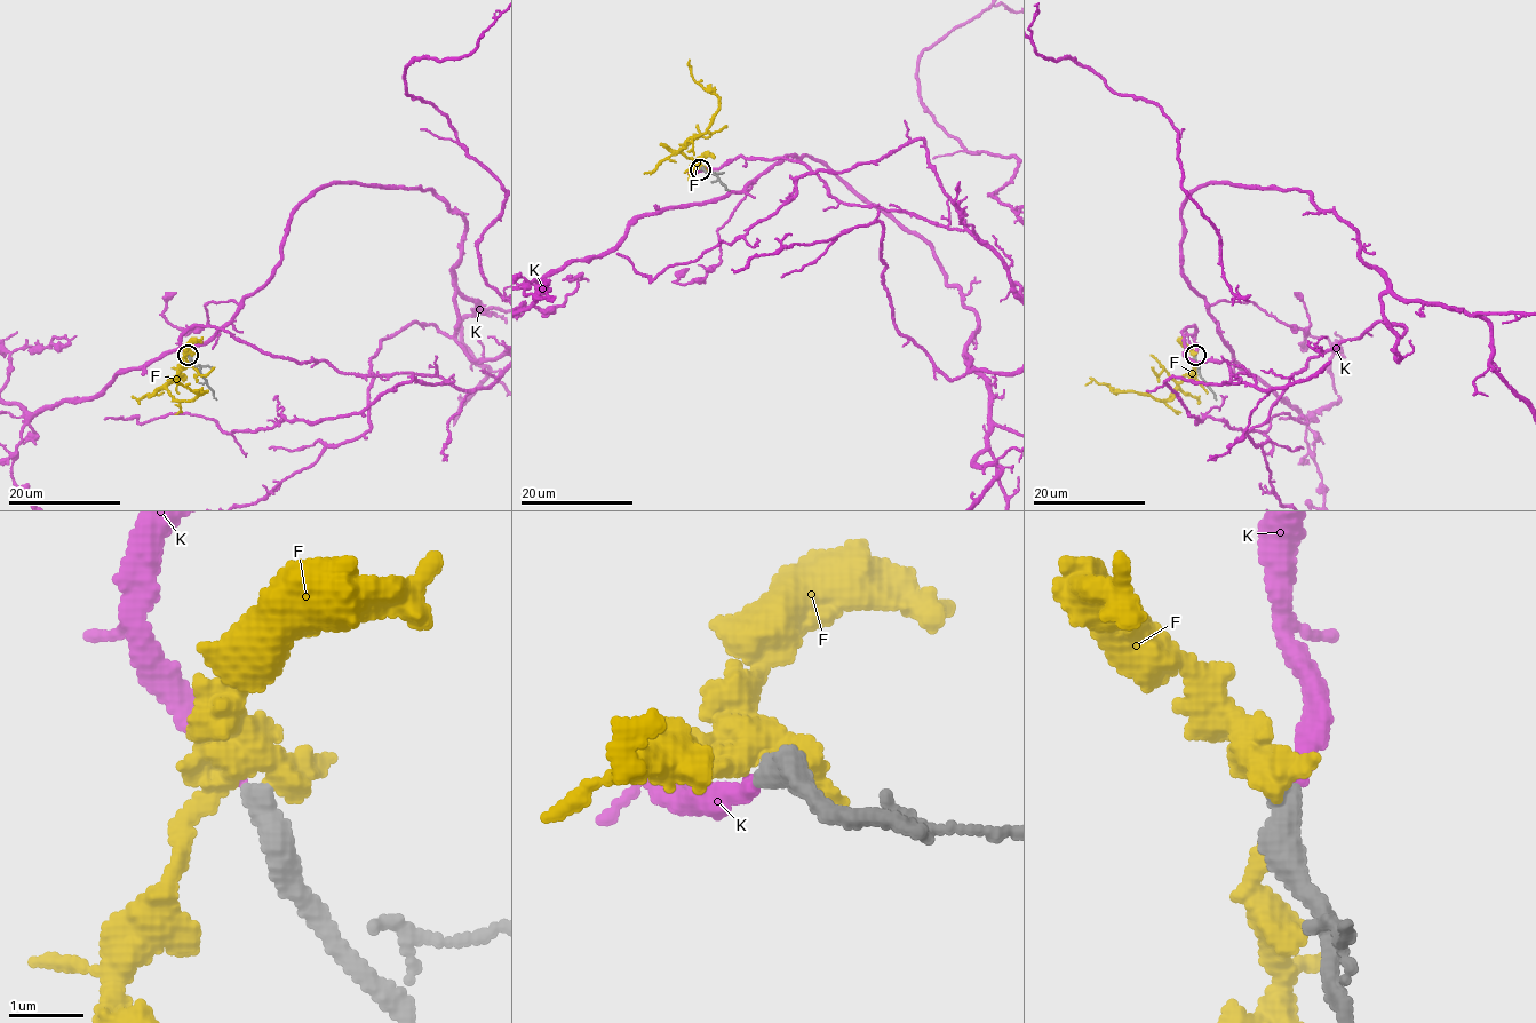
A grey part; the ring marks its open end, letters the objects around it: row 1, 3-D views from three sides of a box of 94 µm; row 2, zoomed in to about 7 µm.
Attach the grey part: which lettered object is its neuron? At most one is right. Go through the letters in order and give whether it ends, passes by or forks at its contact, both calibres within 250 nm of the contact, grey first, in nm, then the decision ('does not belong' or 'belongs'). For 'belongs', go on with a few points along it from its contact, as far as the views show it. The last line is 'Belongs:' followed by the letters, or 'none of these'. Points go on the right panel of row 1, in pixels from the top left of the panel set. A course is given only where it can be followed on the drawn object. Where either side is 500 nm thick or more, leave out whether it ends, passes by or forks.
F: calibres 440 and 600 nm; does not belong
K: it ends; calibres 380 and 240 nm; belongs
Belongs: K

